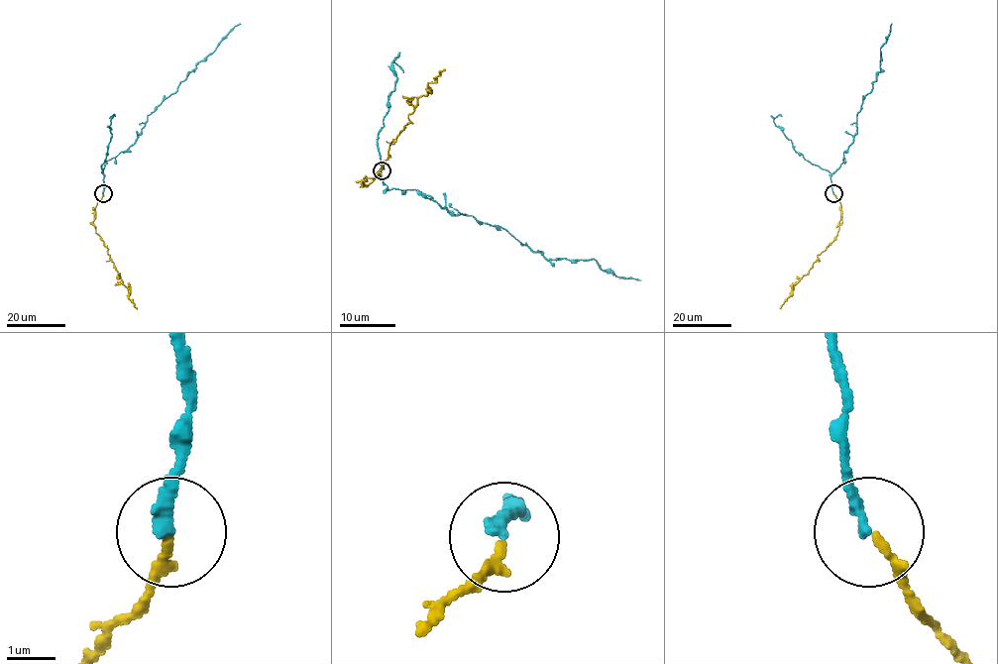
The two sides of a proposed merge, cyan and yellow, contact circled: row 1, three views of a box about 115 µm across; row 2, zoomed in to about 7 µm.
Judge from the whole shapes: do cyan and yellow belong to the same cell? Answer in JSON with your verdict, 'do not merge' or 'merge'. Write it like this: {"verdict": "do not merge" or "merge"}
{"verdict": "do not merge"}

